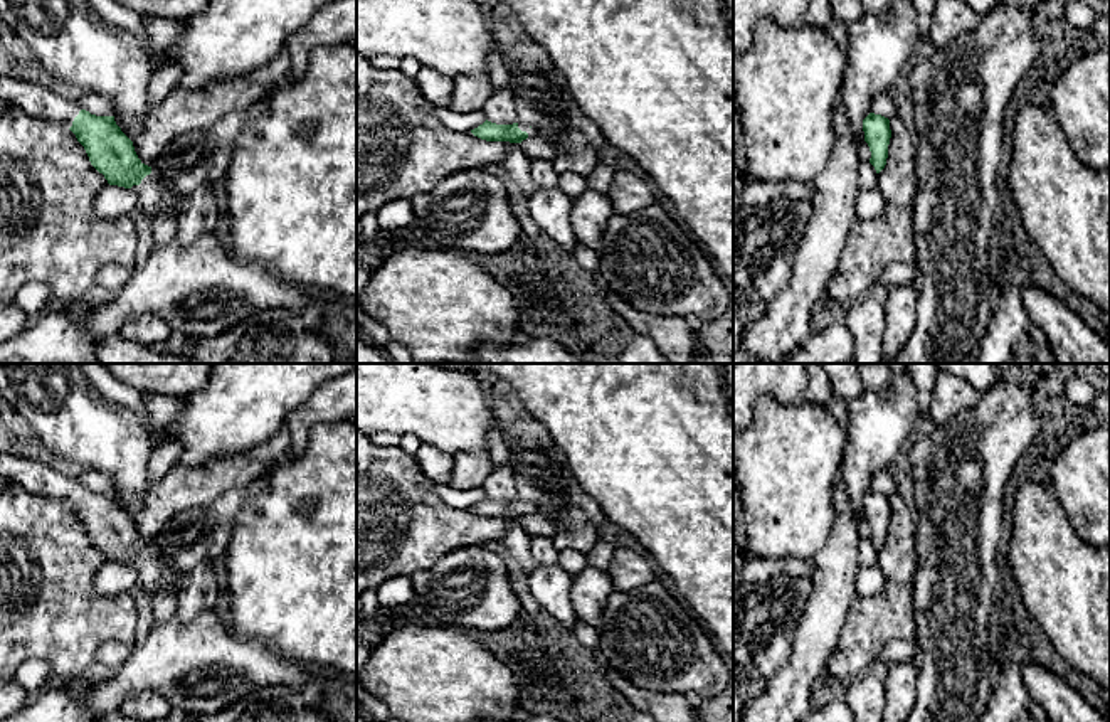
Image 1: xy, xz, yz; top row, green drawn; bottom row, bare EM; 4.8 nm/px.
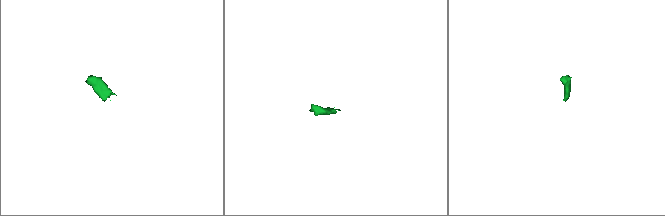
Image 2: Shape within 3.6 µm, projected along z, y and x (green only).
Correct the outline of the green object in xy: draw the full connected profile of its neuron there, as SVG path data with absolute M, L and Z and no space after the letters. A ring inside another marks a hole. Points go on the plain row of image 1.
M0 453L0 476L20 485L29 493L67 503L84 523L91 542L104 552L109 562L131 565L138 584L151 597L160 586L178 594L182 572L168 571L156 544L145 542L133 518L116 502L114 493L96 493L50 465L37 459Z

